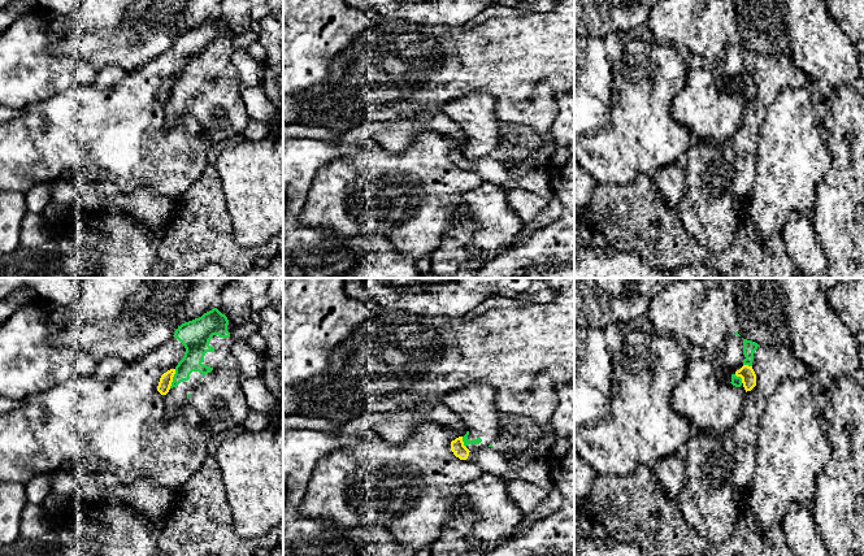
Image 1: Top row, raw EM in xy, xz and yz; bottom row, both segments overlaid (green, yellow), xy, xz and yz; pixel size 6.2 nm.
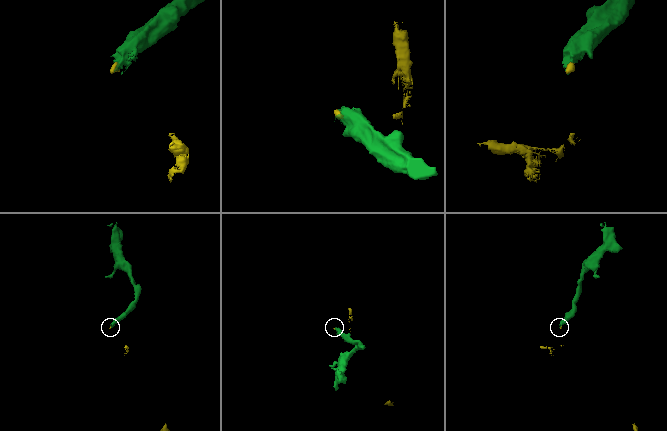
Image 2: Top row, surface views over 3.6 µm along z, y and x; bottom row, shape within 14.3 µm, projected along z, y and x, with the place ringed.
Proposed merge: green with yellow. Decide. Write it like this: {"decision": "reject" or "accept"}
{"decision": "reject"}

